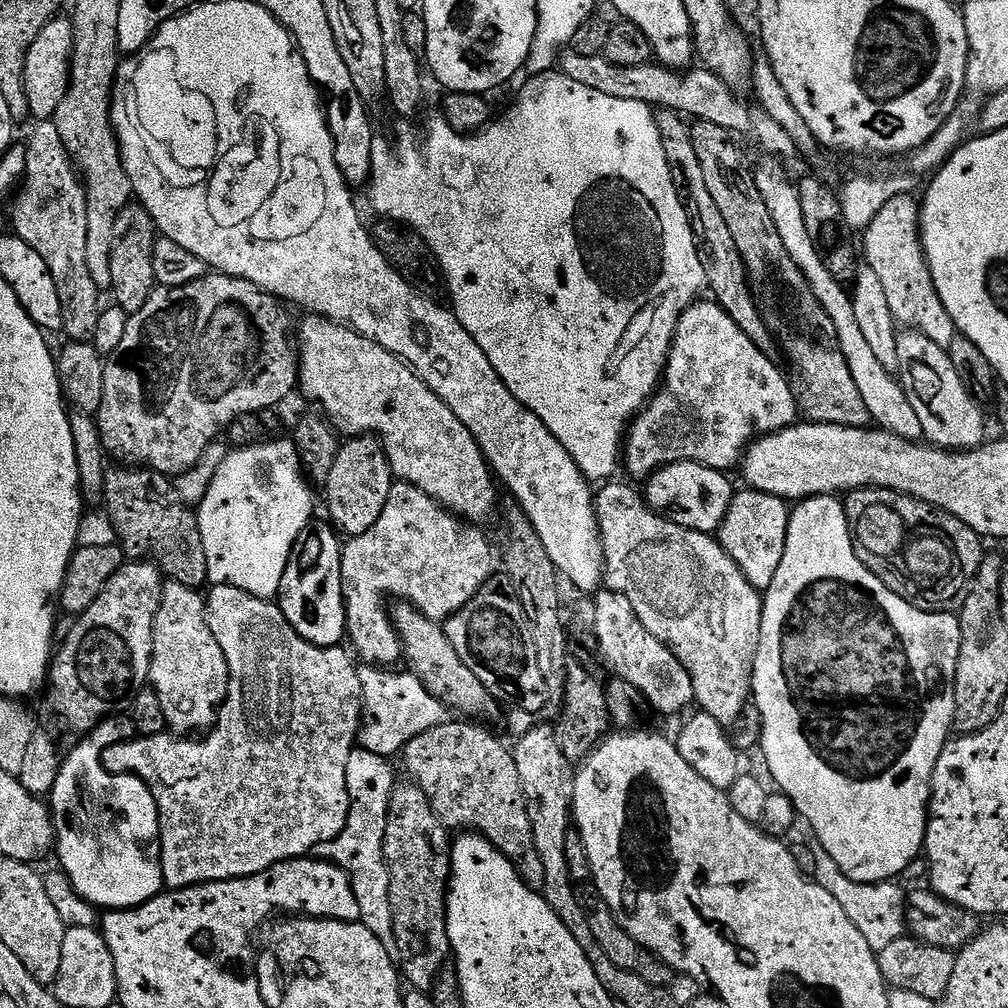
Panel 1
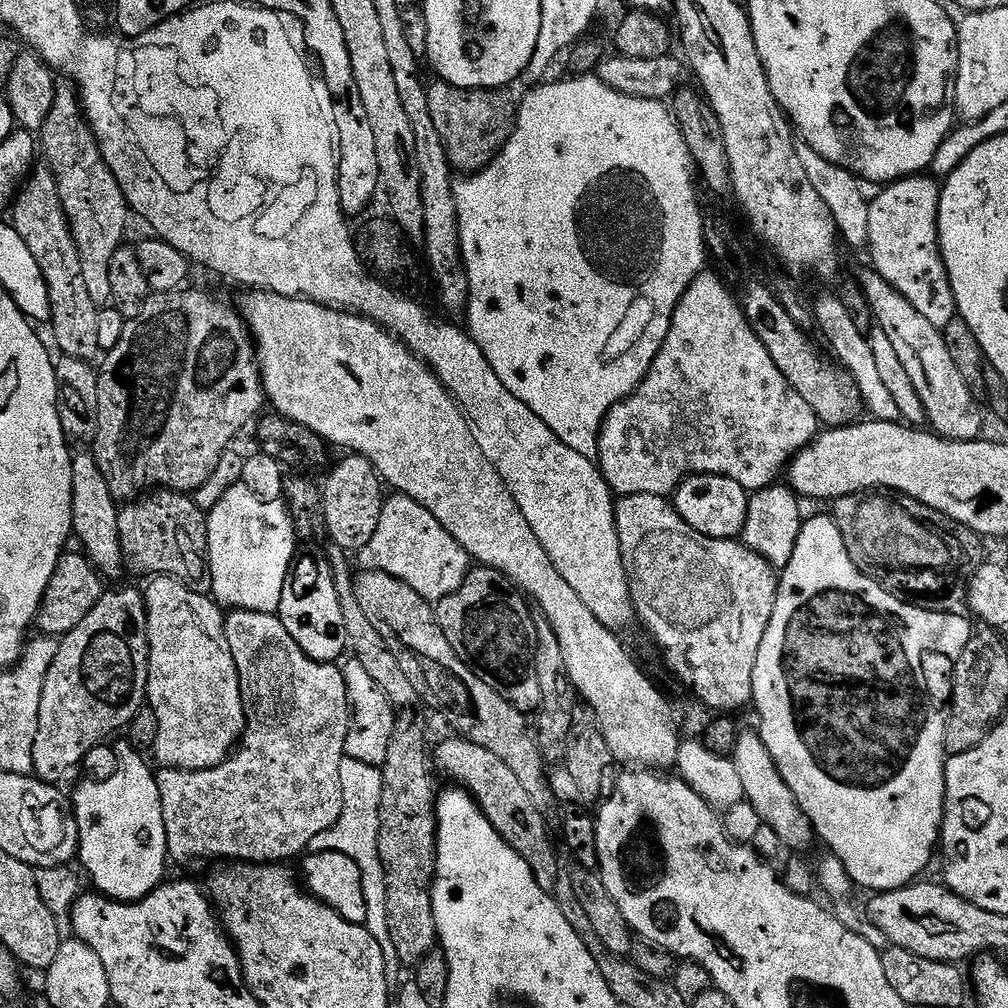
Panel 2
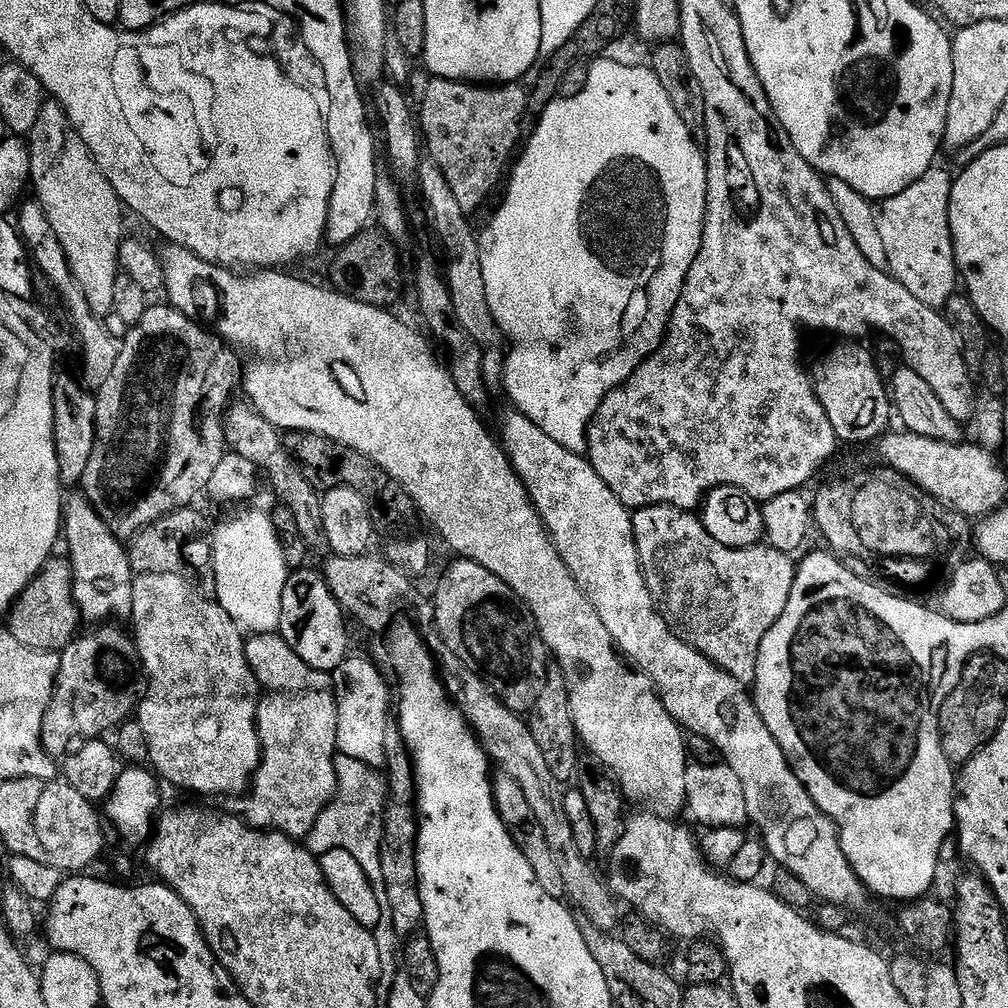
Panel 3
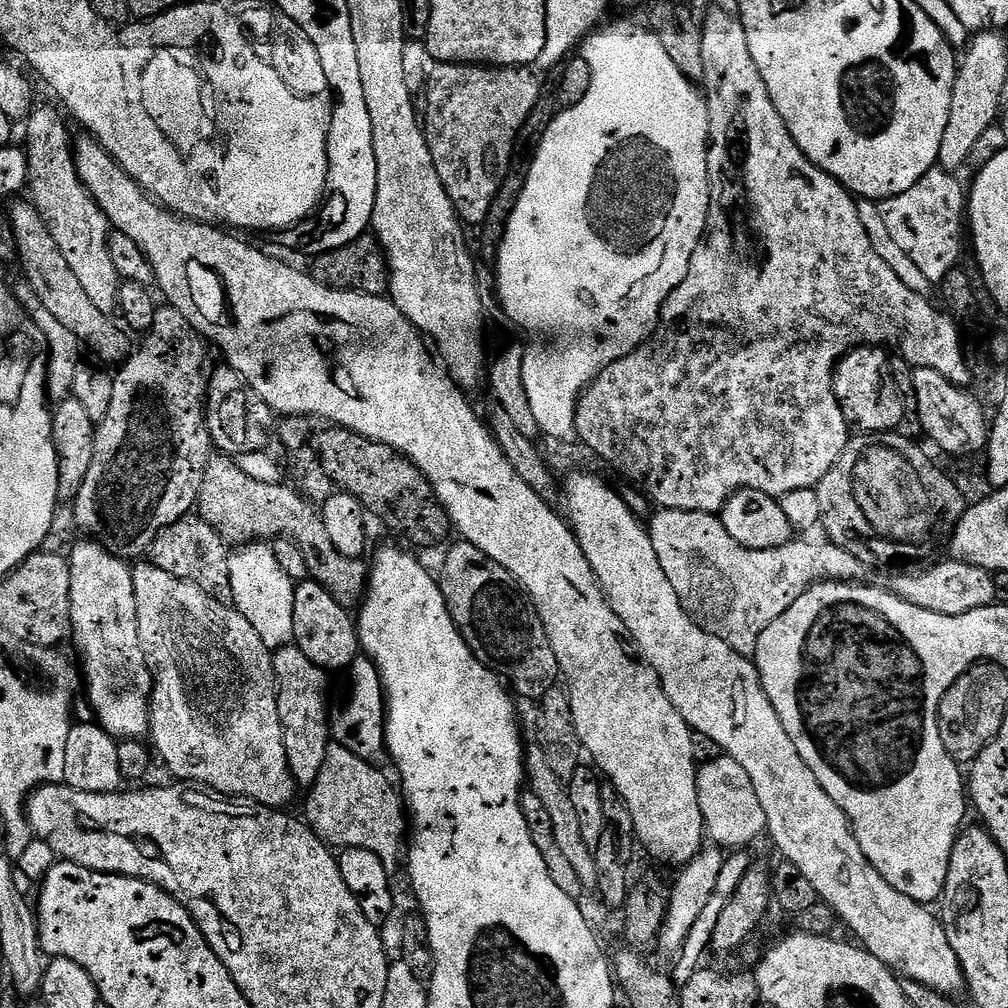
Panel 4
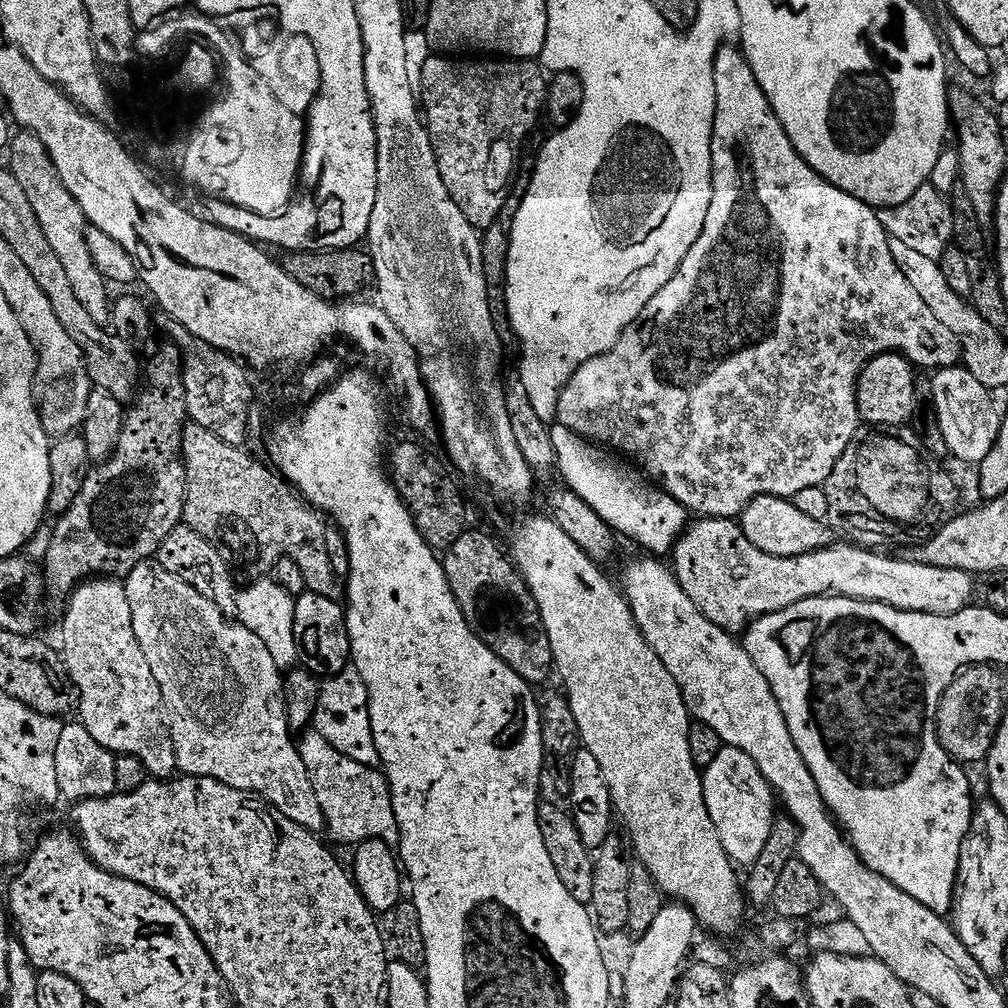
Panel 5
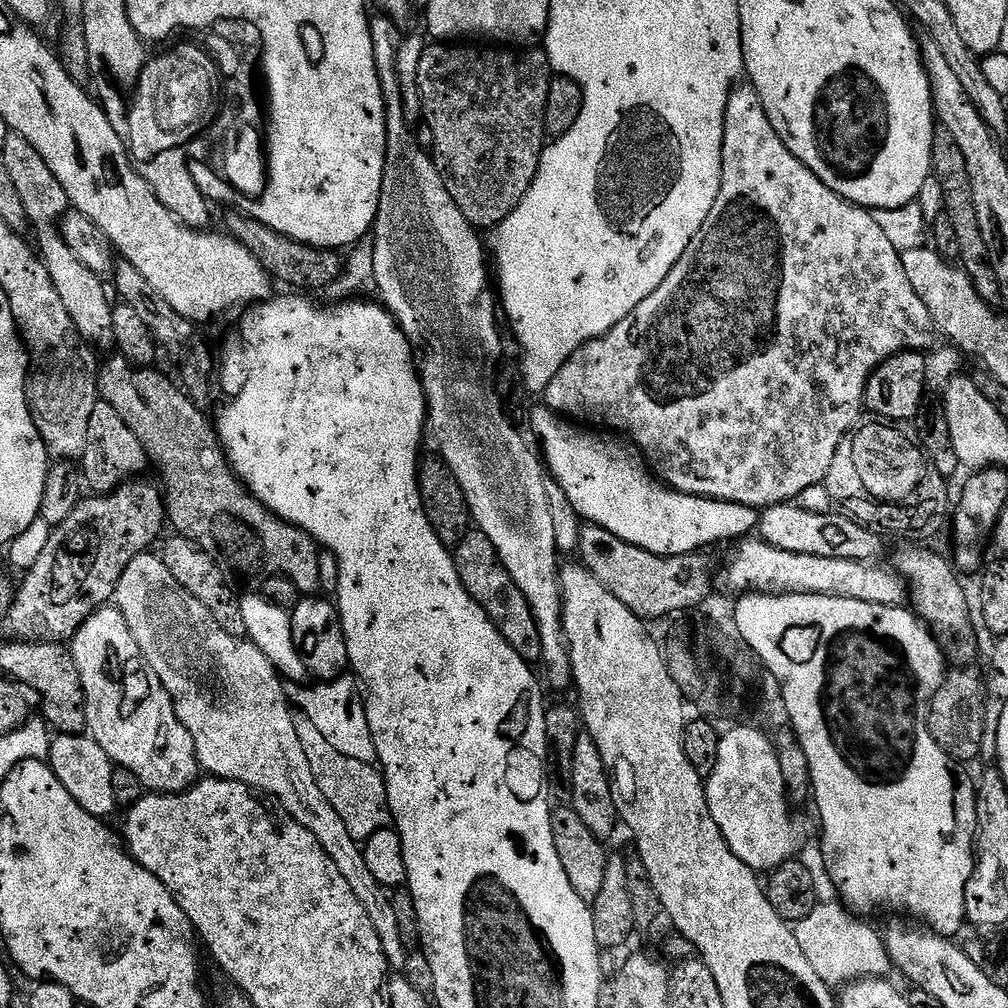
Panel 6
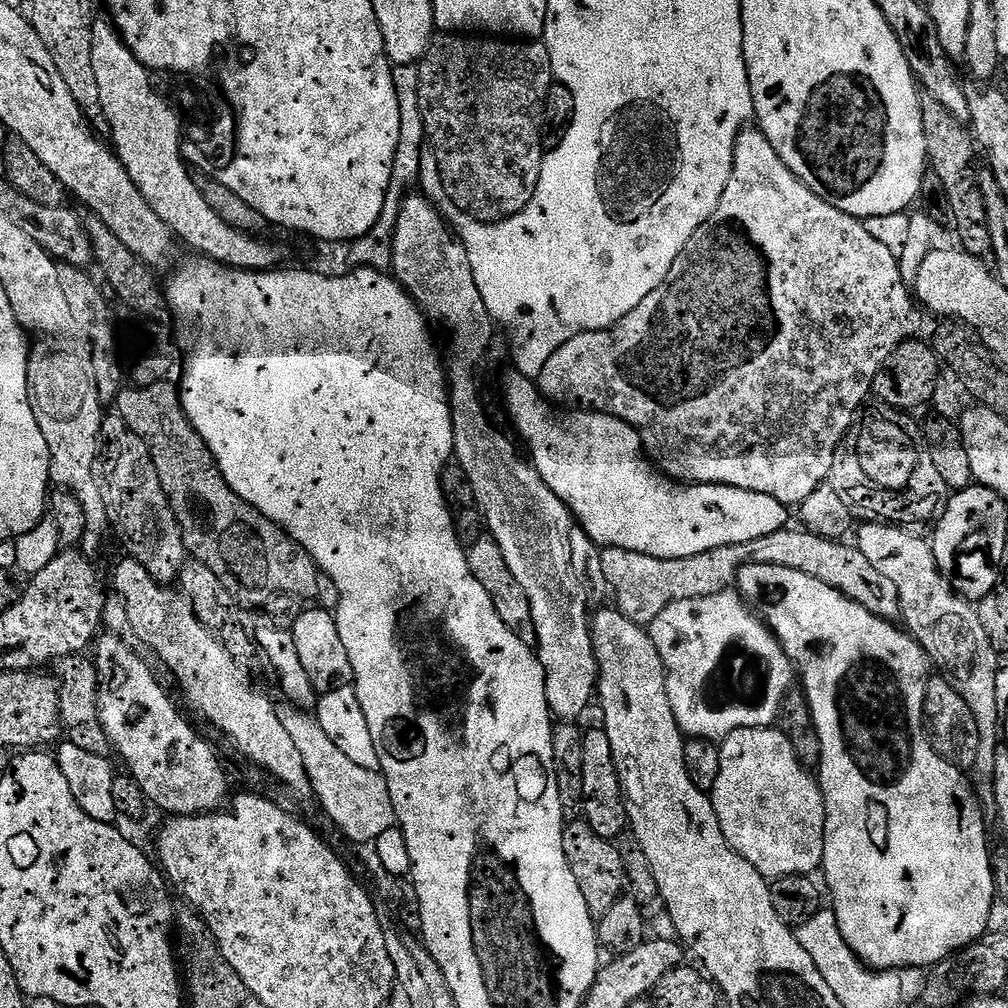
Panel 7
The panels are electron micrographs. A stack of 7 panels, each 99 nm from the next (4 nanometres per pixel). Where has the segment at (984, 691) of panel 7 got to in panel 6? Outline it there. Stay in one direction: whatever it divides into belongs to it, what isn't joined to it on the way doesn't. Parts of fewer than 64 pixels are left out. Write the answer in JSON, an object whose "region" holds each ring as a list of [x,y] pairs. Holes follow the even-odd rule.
{"region":[[[904,548],[896,556],[894,571],[901,580],[911,585],[910,604],[917,616],[927,624],[933,636],[953,665],[968,666],[976,656],[976,628],[968,613],[968,596],[960,585],[957,569],[944,556],[928,548]]]}

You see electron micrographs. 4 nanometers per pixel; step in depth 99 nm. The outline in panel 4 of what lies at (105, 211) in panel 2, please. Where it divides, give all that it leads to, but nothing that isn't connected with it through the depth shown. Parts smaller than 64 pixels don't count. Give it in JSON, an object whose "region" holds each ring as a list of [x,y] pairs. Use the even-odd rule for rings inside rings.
{"region":[[[37,107],[26,121],[28,127],[28,183],[31,203],[42,214],[58,250],[66,257],[70,270],[86,290],[86,295],[98,310],[112,314],[120,306],[121,278],[110,254],[108,215],[98,206],[76,169],[74,136],[68,133],[64,120],[52,108]]]}

